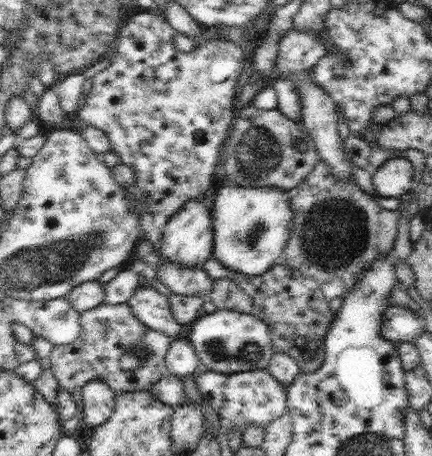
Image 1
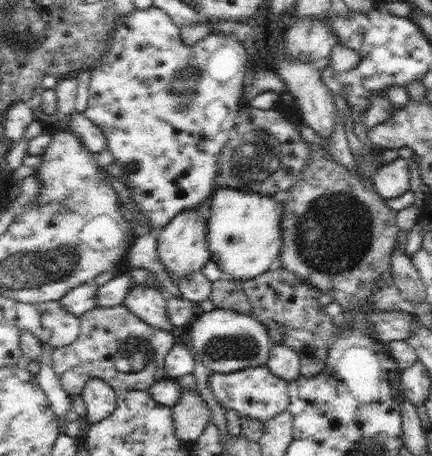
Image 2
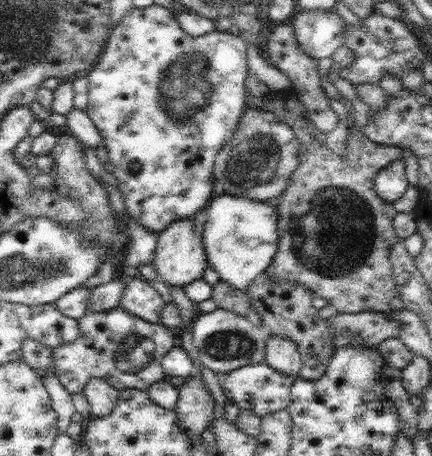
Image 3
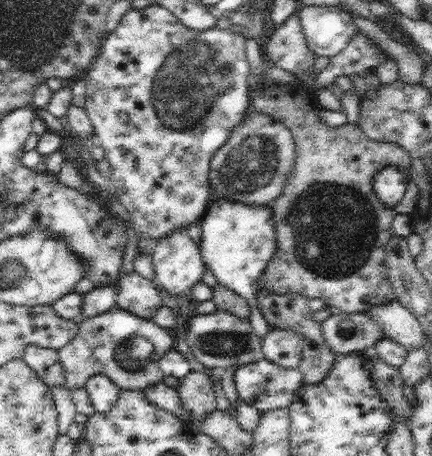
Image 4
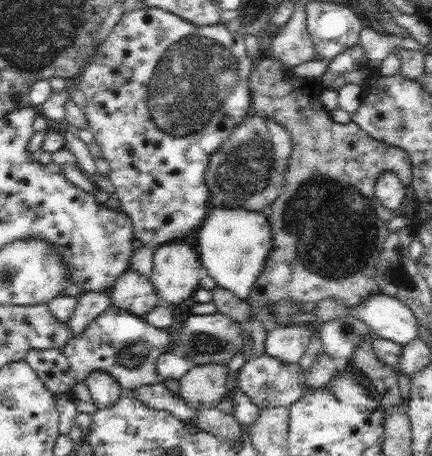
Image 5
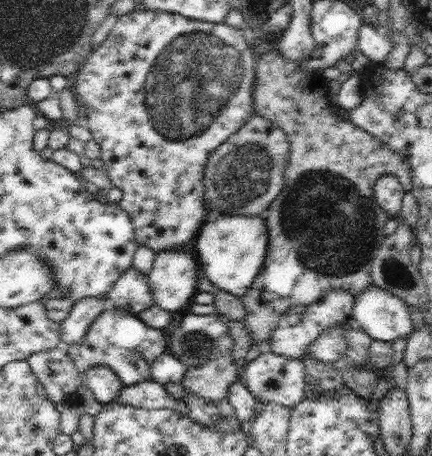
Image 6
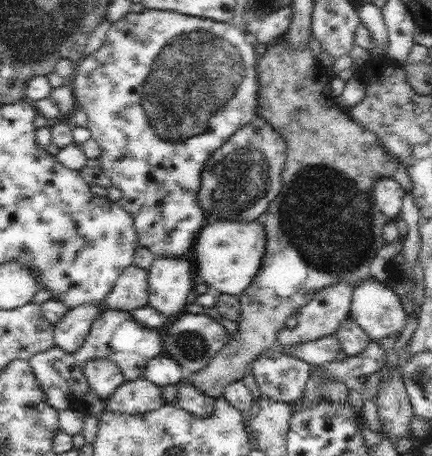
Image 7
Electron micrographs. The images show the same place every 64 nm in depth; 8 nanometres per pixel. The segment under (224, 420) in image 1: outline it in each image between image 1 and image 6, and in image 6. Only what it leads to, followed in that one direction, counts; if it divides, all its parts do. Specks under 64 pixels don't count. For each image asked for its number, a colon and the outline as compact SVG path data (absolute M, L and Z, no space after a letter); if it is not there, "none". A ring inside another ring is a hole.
2: M267 364L255 366L255 368L239 368L235 372L227 372L227 374L211 374L209 376L209 388L215 396L215 400L223 406L223 408L233 408L237 410L239 418L247 416L247 418L255 418L255 420L269 420L273 416L277 416L279 412L287 410L289 406L289 382L281 376L275 376Z
3: M263 360L257 364L247 364L243 368L235 368L235 370L227 372L225 380L221 382L221 388L223 388L225 396L231 396L237 402L237 408L247 408L247 410L255 412L259 418L263 418L265 414L285 410L291 404L291 400L293 400L291 388L293 388L293 382L297 378L299 378L297 374L279 372Z
4: M261 358L253 364L243 364L233 374L235 390L241 400L255 406L259 412L277 410L277 408L289 408L289 404L295 402L299 388L303 388L303 374L299 368L283 368L267 358Z
5: M265 352L261 356L247 358L247 362L241 366L241 370L235 376L235 384L251 398L251 402L257 408L265 408L265 406L291 408L305 394L305 378L303 378L301 364L299 362L281 362L279 358L269 356Z
6: M263 350L255 360L251 360L245 368L243 384L251 390L259 404L271 402L279 406L297 406L305 400L305 364L297 358L287 358L283 354L273 354L271 350Z

